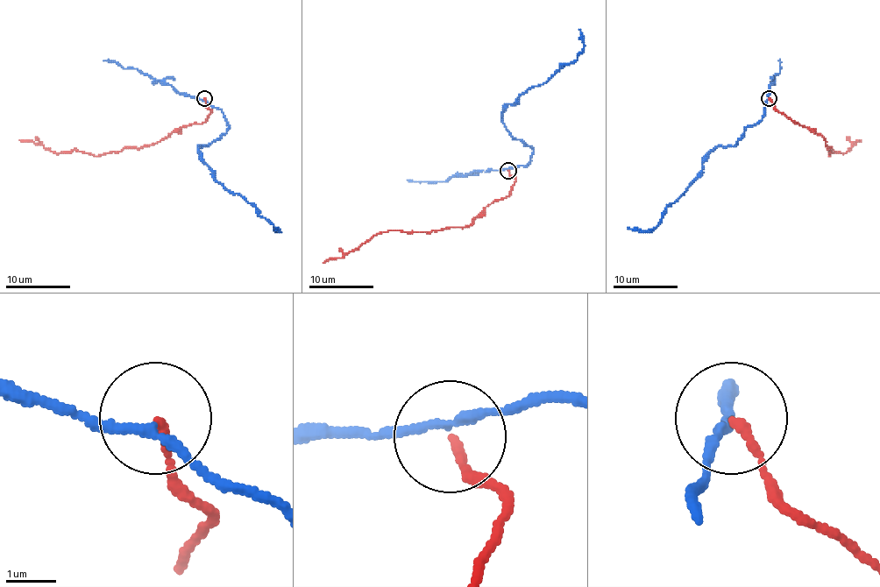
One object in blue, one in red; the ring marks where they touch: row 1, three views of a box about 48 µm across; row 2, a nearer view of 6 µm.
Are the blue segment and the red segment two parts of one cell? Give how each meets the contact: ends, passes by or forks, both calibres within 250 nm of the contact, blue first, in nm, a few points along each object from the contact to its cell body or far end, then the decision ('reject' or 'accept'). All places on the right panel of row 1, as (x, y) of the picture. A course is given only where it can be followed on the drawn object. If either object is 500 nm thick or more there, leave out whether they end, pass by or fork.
blue passes by; red ends; calibres 170 and 170 nm; course blue (769, 99), (762, 119), (733, 146), (710, 152), (656, 226), (645, 230), (628, 227); course red (769, 98), (778, 110), (824, 138), (825, 144), (830, 148), (828, 156), (832, 150), (845, 152), (861, 140); reject

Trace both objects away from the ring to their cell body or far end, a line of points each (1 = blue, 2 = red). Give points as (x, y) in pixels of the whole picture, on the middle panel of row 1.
1: (507, 170), (527, 166), (534, 154), (511, 135), (504, 109), (577, 59), (584, 47), (578, 29)
2: (507, 170), (515, 180), (511, 193), (494, 199), (469, 225), (376, 233), (341, 258), (330, 258), (322, 263)

